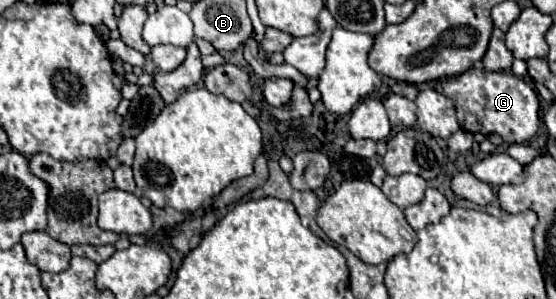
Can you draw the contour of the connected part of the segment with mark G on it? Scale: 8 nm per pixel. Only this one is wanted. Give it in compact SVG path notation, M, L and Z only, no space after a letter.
M470 67L466 73L444 81L442 91L454 101L462 129L470 133L498 133L506 143L526 143L536 135L540 127L538 95L512 73L496 73L482 67Z

